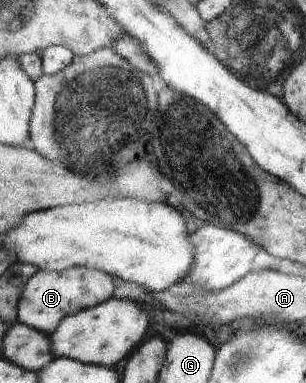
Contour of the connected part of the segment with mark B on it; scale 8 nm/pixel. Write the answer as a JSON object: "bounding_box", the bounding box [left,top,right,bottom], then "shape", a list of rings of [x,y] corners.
{"bounding_box":[19,266,116,335],"shape":[[[86,266],[61,272],[41,270],[26,285],[26,291],[20,299],[19,321],[42,333],[54,335],[60,329],[60,322],[68,315],[98,307],[114,298],[116,287],[113,275]]]}

